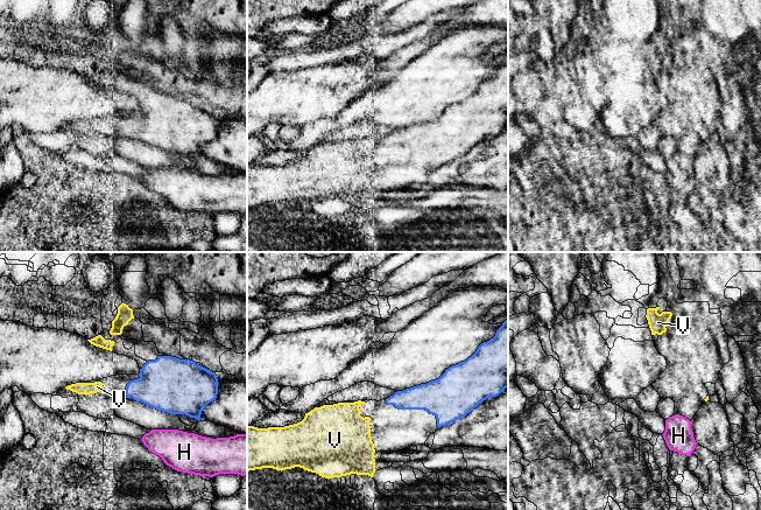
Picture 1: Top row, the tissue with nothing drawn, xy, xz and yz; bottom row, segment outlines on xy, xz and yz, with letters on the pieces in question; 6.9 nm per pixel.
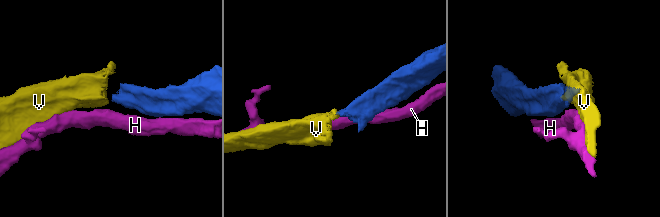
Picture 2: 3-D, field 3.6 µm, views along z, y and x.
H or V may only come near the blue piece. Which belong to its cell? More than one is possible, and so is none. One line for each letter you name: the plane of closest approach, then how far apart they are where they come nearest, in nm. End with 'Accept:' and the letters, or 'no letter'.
V: nearest in xz; 140 nm apart
Accept: V

